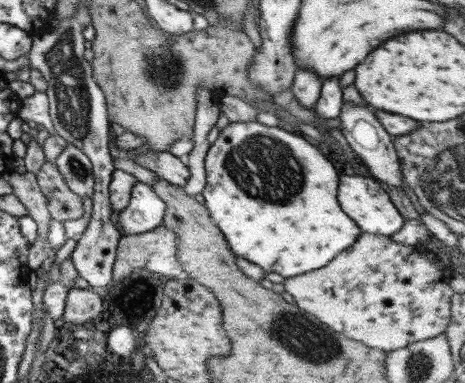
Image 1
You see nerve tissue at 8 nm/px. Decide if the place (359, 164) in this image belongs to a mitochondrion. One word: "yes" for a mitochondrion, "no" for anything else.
no

